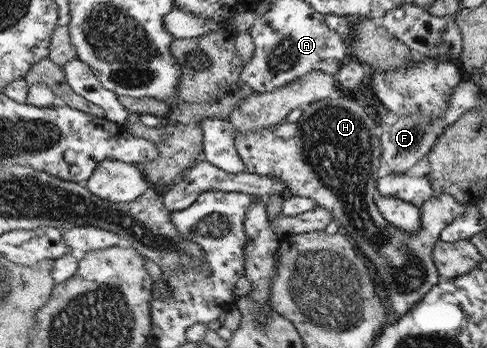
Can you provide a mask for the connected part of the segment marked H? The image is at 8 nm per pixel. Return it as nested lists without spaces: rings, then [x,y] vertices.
[[[341,97],[334,102],[330,98],[318,100],[302,109],[302,116],[294,123],[235,136],[235,147],[244,161],[245,172],[277,178],[287,186],[287,195],[311,198],[318,206],[332,211],[341,231],[354,238],[366,256],[386,308],[395,318],[407,314],[440,281],[434,261],[435,244],[439,242],[440,232],[460,218],[468,204],[448,193],[433,195],[419,207],[422,227],[417,233],[396,228],[382,218],[383,213],[378,212],[375,203],[381,140],[376,134],[376,122],[366,108]]]

